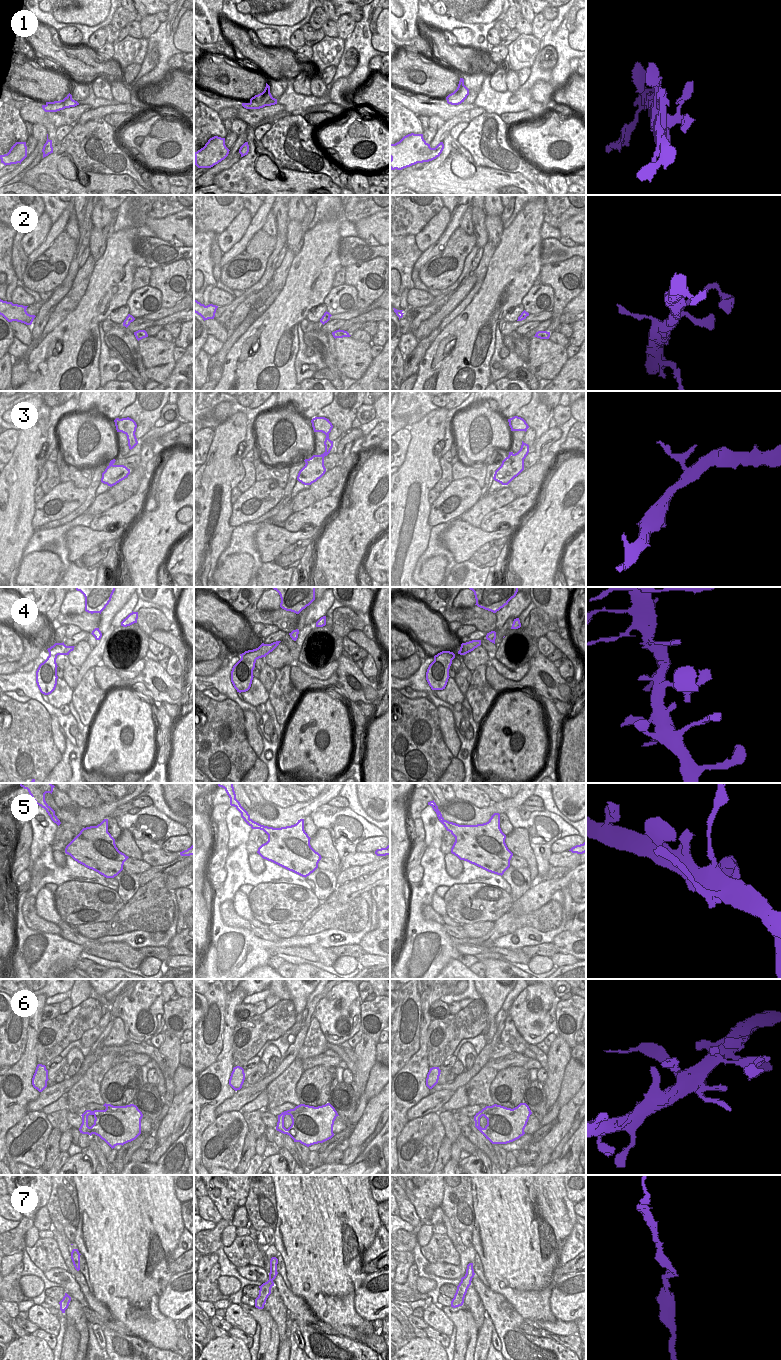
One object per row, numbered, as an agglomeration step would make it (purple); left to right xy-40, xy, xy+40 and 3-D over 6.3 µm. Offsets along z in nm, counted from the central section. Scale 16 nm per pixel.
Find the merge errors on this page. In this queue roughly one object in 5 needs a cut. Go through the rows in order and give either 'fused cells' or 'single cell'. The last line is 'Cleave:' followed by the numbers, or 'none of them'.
1: single cell
2: single cell
3: fused cells
4: fused cells
5: single cell
6: single cell
7: single cell
Cleave: 3, 4

